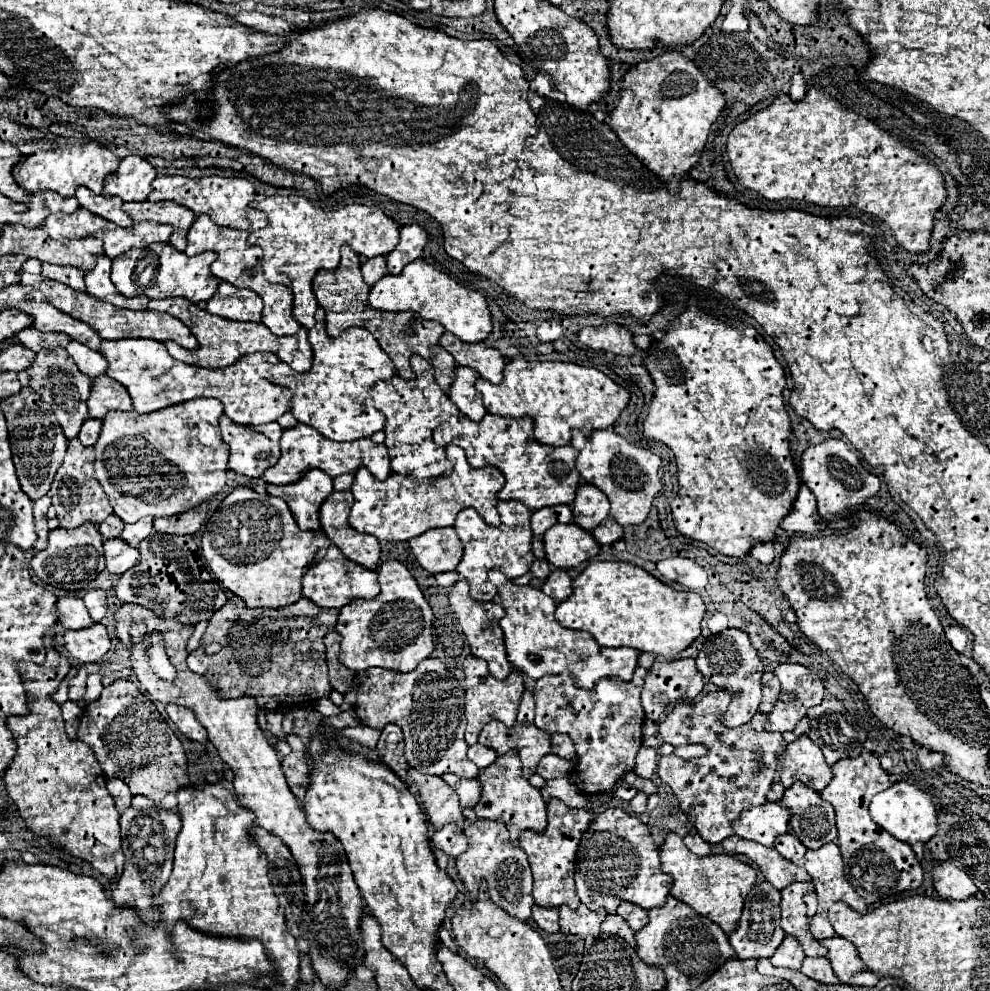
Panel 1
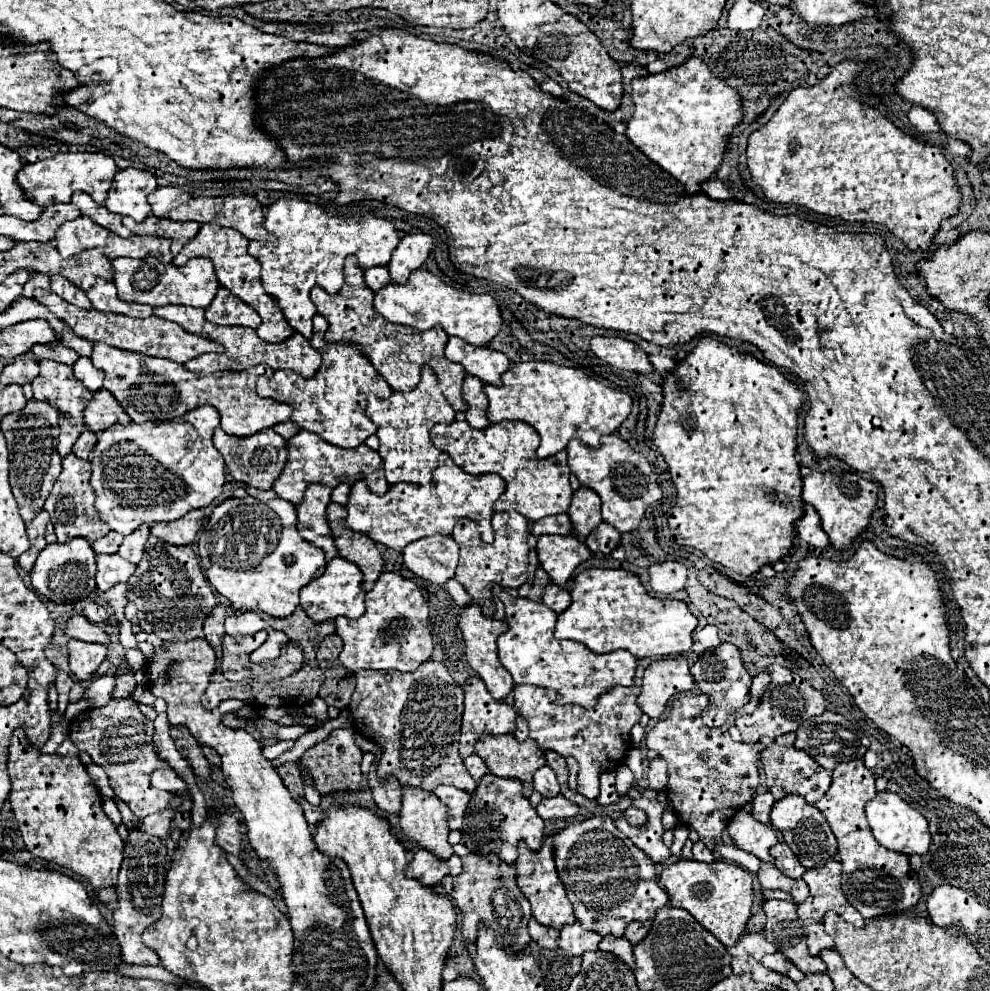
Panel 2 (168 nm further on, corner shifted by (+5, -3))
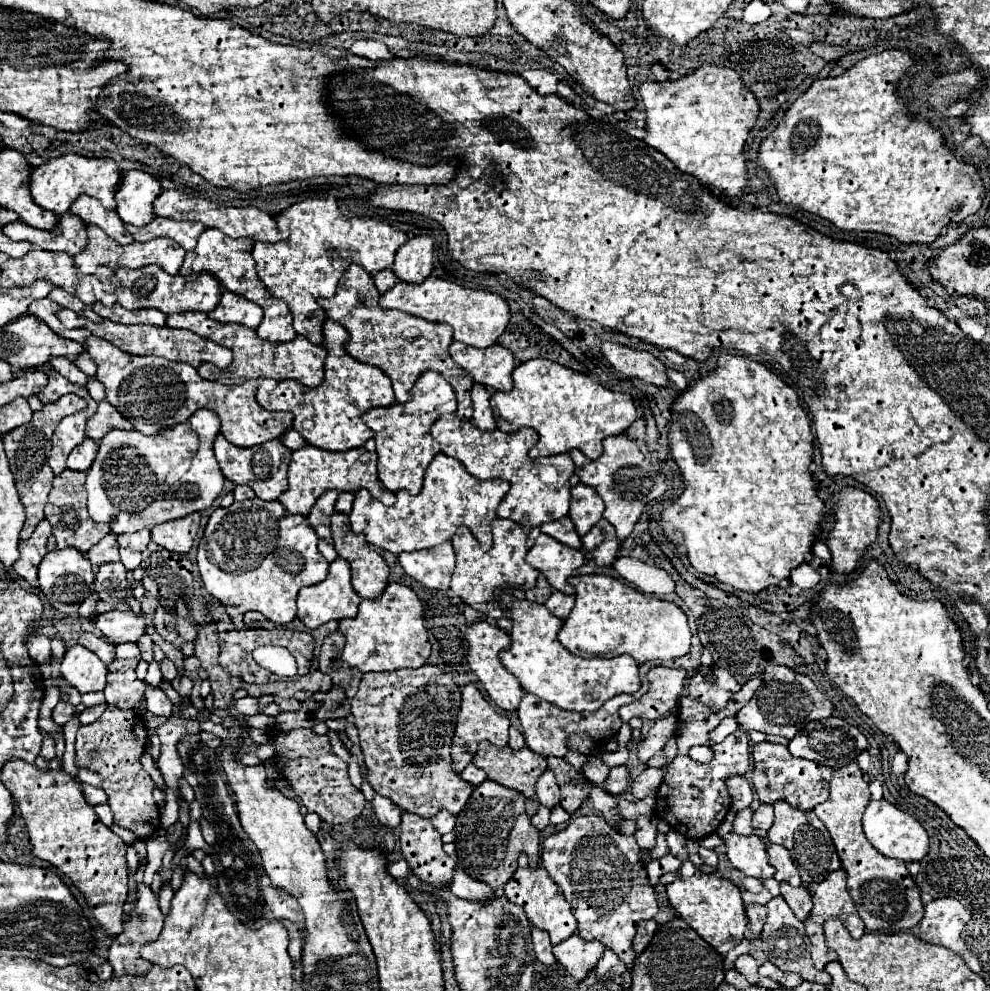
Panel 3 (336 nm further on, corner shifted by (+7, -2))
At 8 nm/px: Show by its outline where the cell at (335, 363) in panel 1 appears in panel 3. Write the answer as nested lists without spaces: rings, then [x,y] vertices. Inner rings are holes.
[[[327,319],[325,323],[325,347],[329,349],[325,361],[325,381],[309,389],[295,381],[281,381],[271,393],[257,391],[257,401],[267,411],[291,411],[295,415],[293,427],[303,435],[303,439],[325,451],[349,451],[363,447],[367,439],[373,437],[371,429],[363,425],[361,415],[371,407],[387,407],[395,403],[391,379],[377,367],[361,363],[345,353],[345,343],[349,341],[347,331],[337,321]]]

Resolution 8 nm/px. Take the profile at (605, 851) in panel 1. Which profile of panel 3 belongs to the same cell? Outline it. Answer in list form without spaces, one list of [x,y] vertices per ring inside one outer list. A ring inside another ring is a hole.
[[[597,815],[575,817],[565,829],[545,839],[545,855],[541,849],[541,865],[571,903],[579,937],[583,941],[601,941],[607,949],[615,951],[623,963],[627,963],[629,971],[633,971],[637,957],[633,951],[637,923],[653,919],[659,911],[657,895],[649,885],[643,863],[639,861],[639,851],[635,837],[617,833]]]

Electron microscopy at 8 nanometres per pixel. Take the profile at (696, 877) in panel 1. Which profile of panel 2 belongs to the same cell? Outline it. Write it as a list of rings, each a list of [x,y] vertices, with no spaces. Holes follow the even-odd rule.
[[[697,860],[671,862],[659,876],[663,888],[671,896],[671,906],[685,908],[691,916],[701,922],[721,944],[733,946],[751,916],[753,904],[753,876],[751,872],[735,866],[733,862],[715,860],[711,864]]]

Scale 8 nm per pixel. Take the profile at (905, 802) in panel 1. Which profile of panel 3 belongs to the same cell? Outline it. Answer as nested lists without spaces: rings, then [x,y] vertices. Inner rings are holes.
[[[885,799],[871,801],[863,815],[863,831],[869,843],[885,857],[901,859],[901,861],[921,861],[929,851],[929,835],[927,831],[905,811],[899,811]]]

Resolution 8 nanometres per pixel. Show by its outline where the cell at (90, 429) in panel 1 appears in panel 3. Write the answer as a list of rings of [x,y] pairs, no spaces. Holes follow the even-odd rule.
[[[85,439],[79,447],[75,447],[71,451],[71,455],[67,457],[67,469],[71,471],[85,471],[91,467],[93,459],[95,459],[95,453],[97,453],[97,443],[91,441],[91,439]]]

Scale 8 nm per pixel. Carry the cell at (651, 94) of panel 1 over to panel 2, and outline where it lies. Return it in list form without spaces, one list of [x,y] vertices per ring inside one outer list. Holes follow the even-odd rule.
[[[689,58],[665,72],[631,80],[631,98],[635,112],[625,128],[629,142],[679,180],[687,192],[699,192],[701,182],[719,168],[725,138],[743,116],[741,96],[713,76],[699,58]]]

